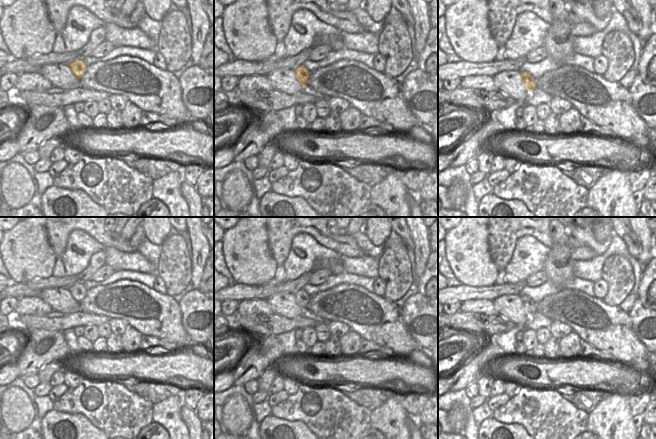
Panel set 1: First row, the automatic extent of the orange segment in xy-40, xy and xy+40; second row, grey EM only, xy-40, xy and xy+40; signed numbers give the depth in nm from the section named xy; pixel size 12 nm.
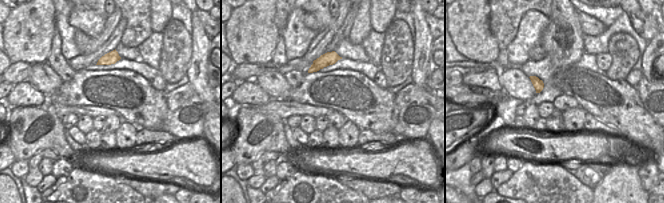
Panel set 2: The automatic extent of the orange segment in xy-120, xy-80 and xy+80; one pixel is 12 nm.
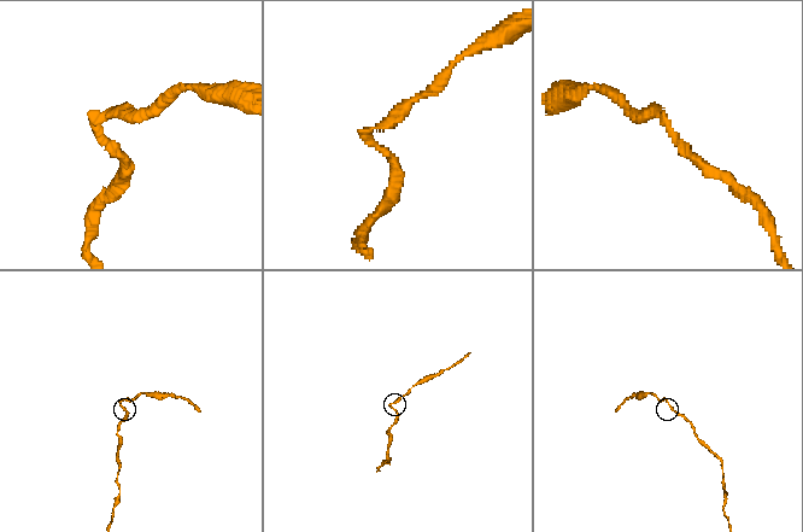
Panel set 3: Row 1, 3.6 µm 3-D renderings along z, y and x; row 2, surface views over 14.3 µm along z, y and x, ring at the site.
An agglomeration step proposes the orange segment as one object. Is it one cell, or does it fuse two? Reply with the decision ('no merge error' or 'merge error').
merge error

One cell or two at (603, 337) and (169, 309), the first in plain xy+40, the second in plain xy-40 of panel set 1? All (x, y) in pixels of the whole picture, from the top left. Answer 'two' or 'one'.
one

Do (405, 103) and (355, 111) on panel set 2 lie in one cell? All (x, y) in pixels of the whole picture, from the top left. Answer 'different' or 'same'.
different

